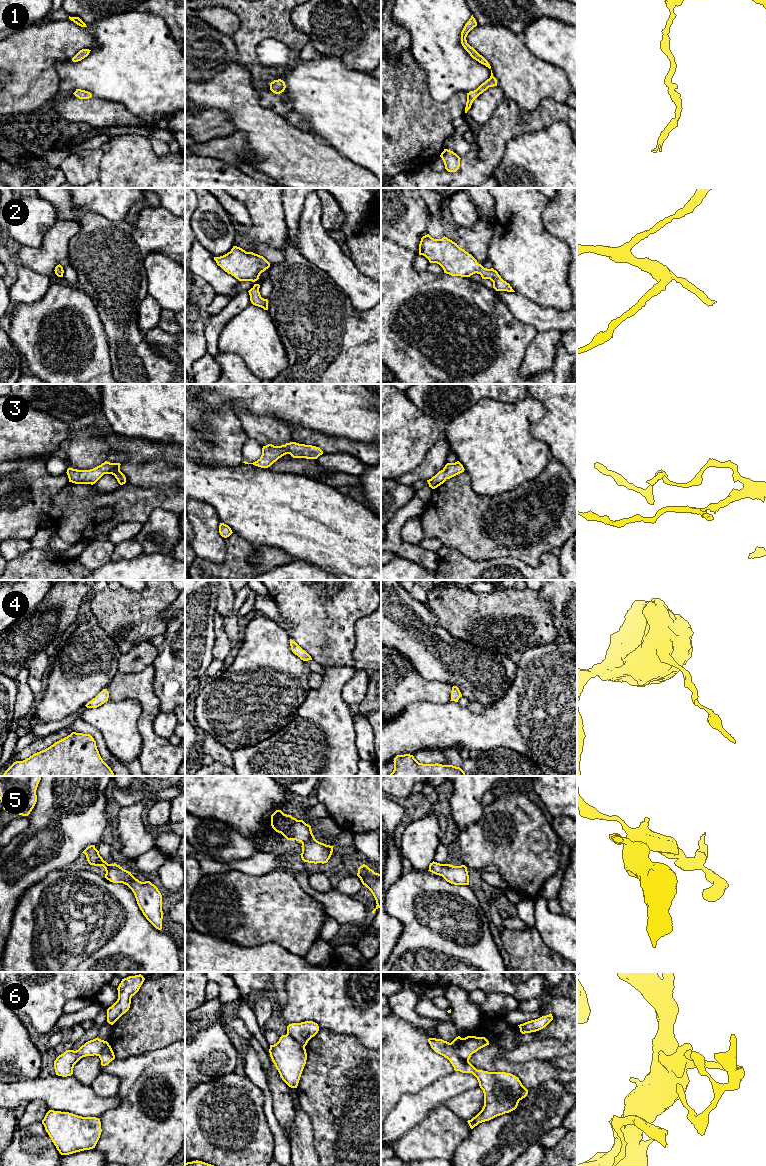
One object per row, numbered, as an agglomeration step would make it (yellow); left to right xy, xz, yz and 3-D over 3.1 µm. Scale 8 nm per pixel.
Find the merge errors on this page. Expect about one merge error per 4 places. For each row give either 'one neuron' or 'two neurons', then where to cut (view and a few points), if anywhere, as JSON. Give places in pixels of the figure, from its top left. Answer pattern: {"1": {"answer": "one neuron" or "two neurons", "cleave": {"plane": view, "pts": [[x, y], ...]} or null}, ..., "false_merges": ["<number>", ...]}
{"1": {"answer": "one neuron", "cleave": null}, "2": {"answer": "one neuron", "cleave": null}, "3": {"answer": "one neuron", "cleave": null}, "4": {"answer": "one neuron", "cleave": null}, "5": {"answer": "one neuron", "cleave": null}, "6": {"answer": "one neuron", "cleave": null}, "false_merges": []}

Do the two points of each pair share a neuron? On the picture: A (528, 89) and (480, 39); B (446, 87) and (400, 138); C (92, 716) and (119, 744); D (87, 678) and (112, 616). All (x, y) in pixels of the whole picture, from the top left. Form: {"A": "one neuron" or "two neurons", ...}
{"A": "one neuron", "B": "two neurons", "C": "one neuron", "D": "two neurons"}

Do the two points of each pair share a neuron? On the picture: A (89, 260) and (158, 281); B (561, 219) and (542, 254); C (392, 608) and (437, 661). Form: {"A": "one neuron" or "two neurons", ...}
{"A": "two neurons", "B": "two neurons", "C": "one neuron"}

